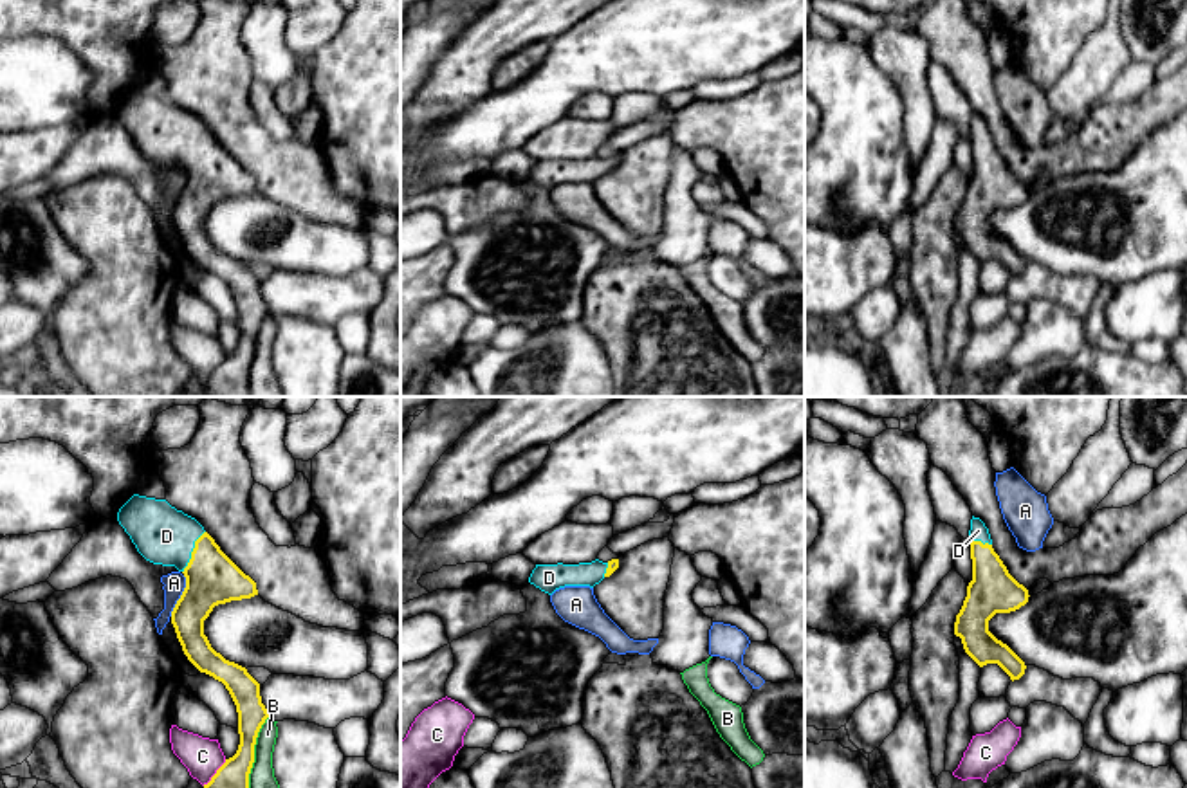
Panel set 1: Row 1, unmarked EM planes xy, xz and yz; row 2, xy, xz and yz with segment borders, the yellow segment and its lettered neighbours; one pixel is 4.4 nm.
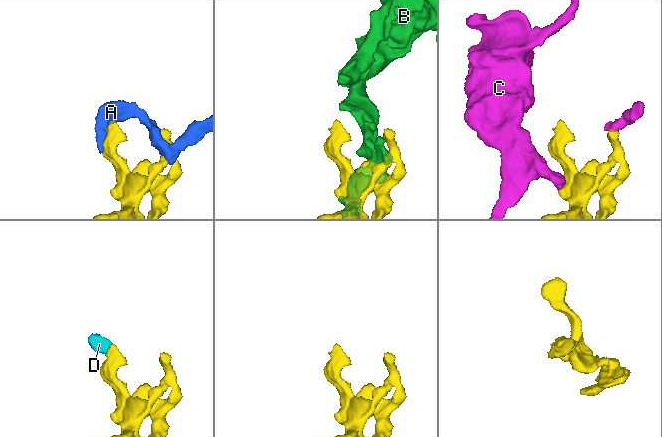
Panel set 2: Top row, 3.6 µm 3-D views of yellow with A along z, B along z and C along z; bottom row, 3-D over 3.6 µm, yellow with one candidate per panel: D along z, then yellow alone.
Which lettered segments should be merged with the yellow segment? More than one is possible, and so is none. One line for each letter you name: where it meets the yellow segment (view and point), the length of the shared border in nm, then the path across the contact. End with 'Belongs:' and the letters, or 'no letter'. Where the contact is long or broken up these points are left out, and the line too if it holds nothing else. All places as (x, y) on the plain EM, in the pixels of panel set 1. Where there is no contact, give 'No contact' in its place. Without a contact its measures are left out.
D: Touches yellow at xy (192, 148). Shared border 220 nm. Path across: xy (211, 174), (192, 148), (179, 136), (166, 132)
Belongs: D

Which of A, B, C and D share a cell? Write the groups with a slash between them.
A / B / C / D

